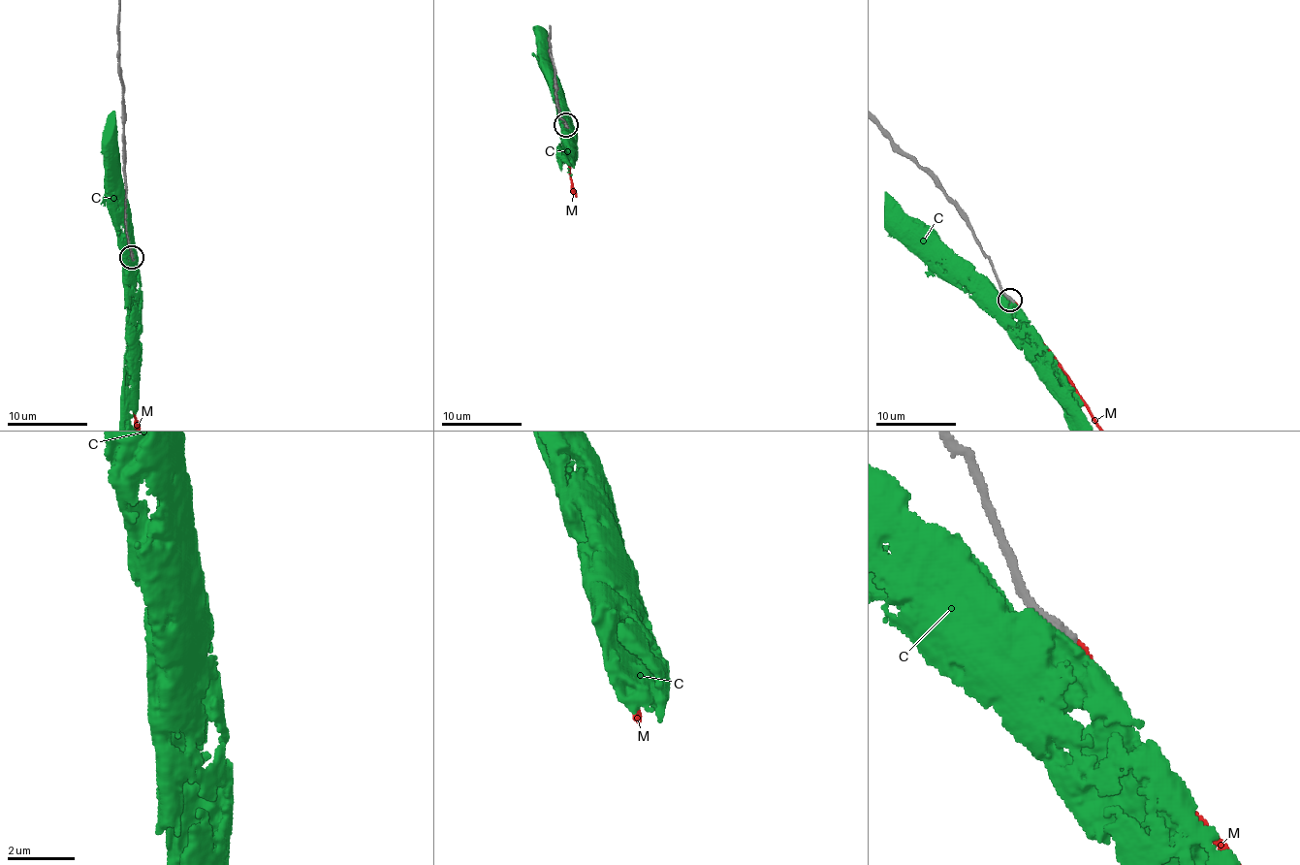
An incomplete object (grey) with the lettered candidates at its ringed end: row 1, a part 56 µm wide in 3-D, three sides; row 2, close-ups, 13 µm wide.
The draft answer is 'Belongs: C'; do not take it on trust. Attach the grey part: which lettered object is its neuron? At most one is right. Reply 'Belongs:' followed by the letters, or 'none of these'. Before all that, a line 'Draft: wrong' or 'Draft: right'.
Draft: wrong
Belongs: M

